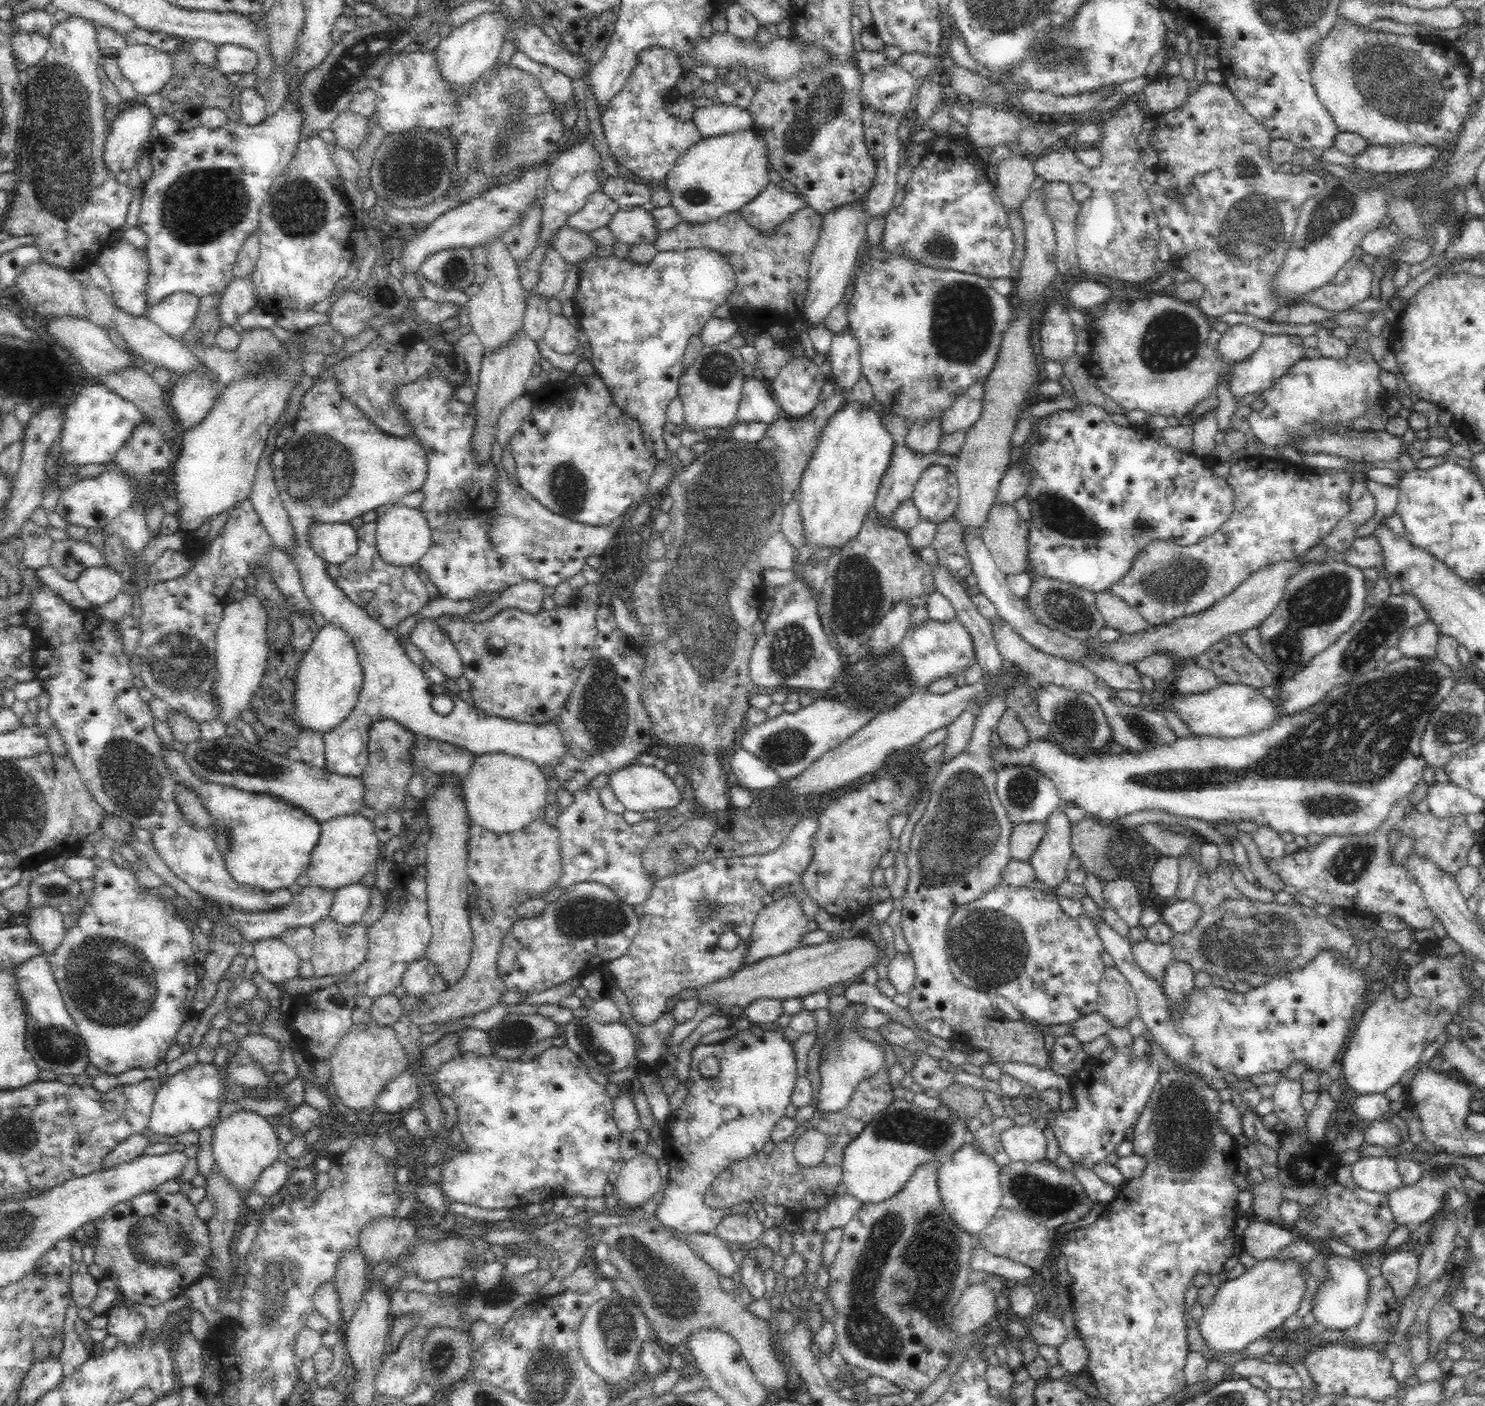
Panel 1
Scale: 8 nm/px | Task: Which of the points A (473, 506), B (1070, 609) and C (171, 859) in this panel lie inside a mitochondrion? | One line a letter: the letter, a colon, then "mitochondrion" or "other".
A: other
B: mitochondrion
C: other

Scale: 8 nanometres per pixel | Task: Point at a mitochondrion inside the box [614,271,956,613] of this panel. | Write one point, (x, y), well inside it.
(716, 369)

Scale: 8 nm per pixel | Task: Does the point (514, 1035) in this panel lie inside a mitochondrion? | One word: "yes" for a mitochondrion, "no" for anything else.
yes

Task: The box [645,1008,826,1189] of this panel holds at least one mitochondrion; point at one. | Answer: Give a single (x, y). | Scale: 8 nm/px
(705, 1148)

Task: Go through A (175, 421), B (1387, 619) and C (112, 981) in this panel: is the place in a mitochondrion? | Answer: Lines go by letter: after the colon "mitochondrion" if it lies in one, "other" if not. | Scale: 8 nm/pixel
A: other
B: mitochondrion
C: mitochondrion

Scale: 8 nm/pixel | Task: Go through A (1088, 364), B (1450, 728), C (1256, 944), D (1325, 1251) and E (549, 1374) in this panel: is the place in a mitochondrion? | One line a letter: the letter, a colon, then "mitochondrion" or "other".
A: other
B: mitochondrion
C: mitochondrion
D: other
E: mitochondrion

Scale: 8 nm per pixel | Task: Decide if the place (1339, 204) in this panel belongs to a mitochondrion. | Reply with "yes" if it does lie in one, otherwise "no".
yes

